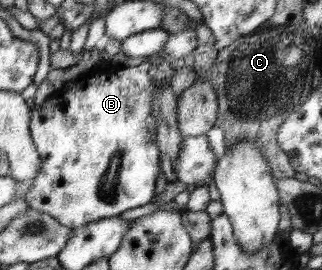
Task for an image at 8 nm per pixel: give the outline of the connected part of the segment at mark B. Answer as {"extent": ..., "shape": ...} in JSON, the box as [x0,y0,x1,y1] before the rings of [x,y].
{"extent":[25,60,160,230],"shape":[[[146,60],[138,66],[125,66],[115,72],[103,72],[101,68],[93,71],[91,74],[84,74],[78,82],[74,82],[70,88],[60,88],[55,90],[54,94],[48,98],[38,108],[34,108],[30,114],[30,137],[32,143],[36,146],[36,151],[40,156],[40,170],[36,178],[33,178],[32,186],[26,191],[25,201],[29,204],[29,208],[50,214],[62,226],[66,226],[72,230],[86,226],[90,222],[98,222],[99,219],[116,218],[124,214],[130,208],[138,208],[144,206],[148,202],[153,202],[156,195],[155,184],[160,174],[160,152],[158,144],[156,144],[156,124],[154,124],[154,116],[152,116],[152,97],[154,91],[158,87],[157,81],[148,73],[151,62]]]}

